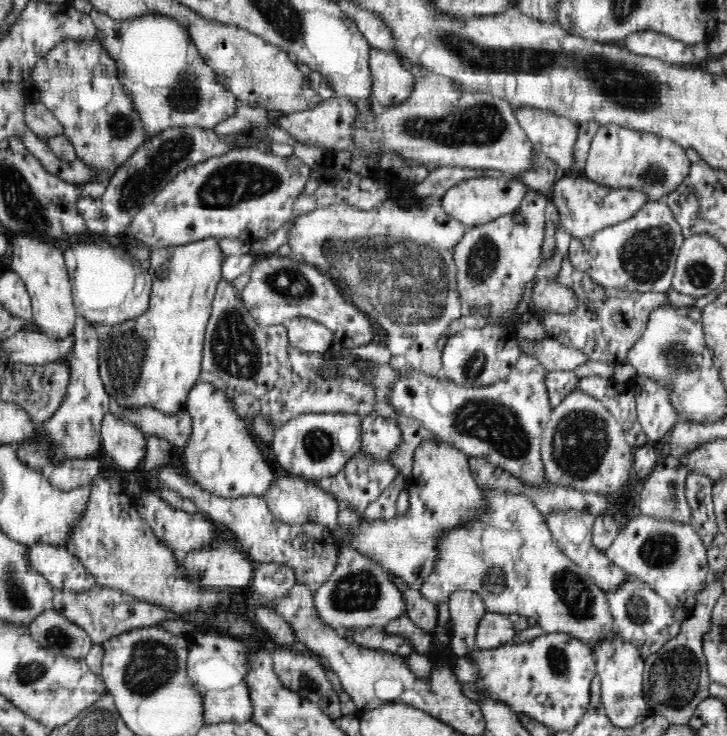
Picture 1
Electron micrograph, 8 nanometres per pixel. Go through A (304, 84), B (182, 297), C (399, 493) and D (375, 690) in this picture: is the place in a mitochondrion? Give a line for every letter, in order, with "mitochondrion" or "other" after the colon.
A: other
B: other
C: other
D: other

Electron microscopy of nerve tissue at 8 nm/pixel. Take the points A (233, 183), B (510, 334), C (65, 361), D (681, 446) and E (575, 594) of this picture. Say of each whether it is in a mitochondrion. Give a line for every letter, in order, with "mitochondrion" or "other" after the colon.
A: mitochondrion
B: other
C: other
D: other
E: mitochondrion

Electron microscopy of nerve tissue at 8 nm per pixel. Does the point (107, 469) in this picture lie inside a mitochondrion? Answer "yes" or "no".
no

